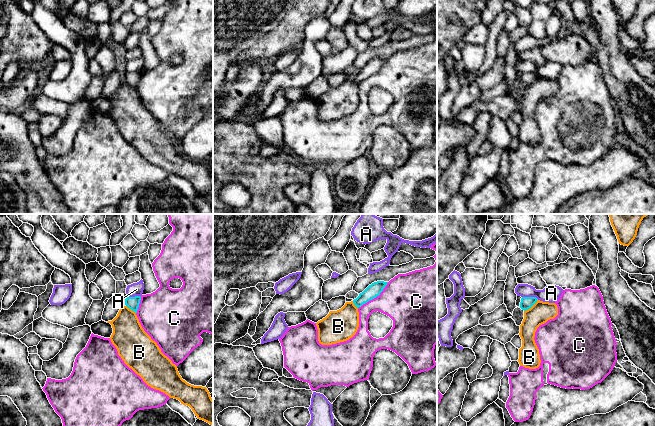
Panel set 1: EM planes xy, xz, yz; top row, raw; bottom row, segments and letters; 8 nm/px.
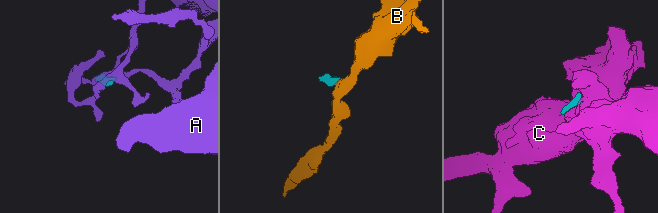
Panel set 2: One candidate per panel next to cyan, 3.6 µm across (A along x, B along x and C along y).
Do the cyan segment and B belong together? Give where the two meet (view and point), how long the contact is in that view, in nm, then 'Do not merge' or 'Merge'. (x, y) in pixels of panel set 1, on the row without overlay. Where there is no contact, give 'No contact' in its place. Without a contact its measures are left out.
Touches cyan at yz (531, 82). Shared border 150 nm. Do not merge

